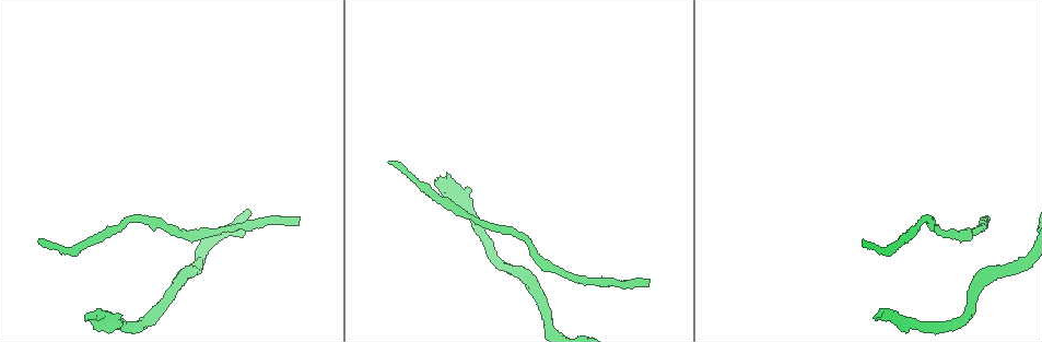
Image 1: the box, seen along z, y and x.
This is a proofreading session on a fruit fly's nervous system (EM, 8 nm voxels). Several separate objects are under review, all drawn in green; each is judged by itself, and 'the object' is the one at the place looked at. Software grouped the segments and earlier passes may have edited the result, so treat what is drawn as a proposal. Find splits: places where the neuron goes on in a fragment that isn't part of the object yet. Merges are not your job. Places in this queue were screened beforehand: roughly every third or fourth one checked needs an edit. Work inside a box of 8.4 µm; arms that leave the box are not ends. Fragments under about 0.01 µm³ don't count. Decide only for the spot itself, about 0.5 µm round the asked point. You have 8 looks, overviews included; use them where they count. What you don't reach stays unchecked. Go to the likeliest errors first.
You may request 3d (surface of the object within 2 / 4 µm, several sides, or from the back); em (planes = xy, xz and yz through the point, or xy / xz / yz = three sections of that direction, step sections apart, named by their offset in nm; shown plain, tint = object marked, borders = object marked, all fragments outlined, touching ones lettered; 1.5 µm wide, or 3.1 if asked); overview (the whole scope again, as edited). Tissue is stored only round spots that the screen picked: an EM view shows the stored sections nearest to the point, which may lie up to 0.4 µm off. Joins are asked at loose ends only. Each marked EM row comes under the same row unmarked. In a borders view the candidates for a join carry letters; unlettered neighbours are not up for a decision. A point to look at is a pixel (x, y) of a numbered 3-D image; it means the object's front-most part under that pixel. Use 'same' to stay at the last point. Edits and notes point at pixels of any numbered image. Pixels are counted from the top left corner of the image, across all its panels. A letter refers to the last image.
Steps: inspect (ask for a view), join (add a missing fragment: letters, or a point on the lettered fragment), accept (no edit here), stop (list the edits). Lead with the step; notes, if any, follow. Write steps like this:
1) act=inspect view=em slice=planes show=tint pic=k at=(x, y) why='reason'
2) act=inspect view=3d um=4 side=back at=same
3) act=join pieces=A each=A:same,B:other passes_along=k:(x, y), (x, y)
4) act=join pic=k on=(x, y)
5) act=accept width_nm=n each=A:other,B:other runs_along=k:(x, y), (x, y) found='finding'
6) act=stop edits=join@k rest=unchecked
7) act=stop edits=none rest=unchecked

act=inspect view=em slice=planes show=borders pic=1 at=(440, 179) why='long arm stops here'

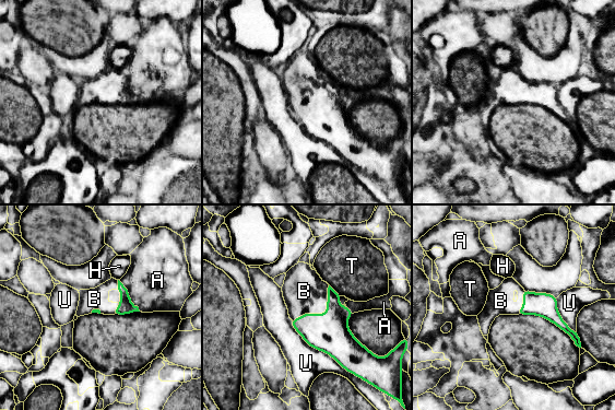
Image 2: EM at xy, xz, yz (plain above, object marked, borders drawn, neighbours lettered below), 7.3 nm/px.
act=join pieces=B longest_contact=U:600nm each=A:other,B:same,H:other,T:other,U:other found='it goes on there'

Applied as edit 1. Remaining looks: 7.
act=inspect view=overview

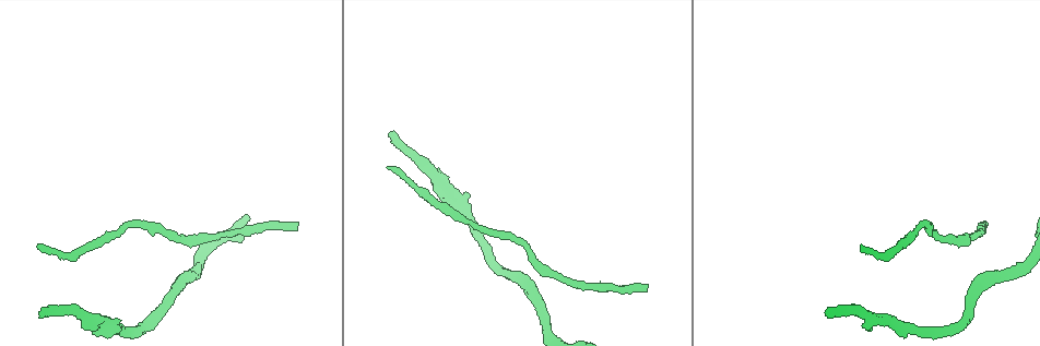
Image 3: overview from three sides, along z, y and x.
act=inspect view=3d um=2 pic=3 at=(296, 228) why='end of a long branch'

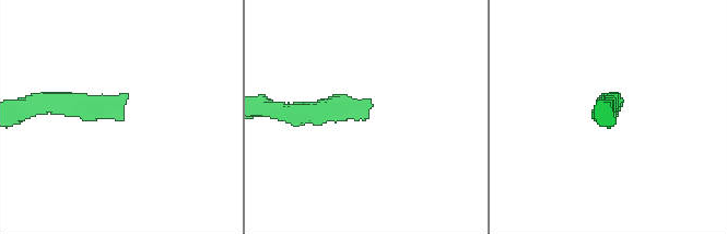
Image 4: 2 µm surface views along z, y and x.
act=inspect view=em slice=xz step=8 show=borders pic=4 at=(122, 117) why='need the tissue'

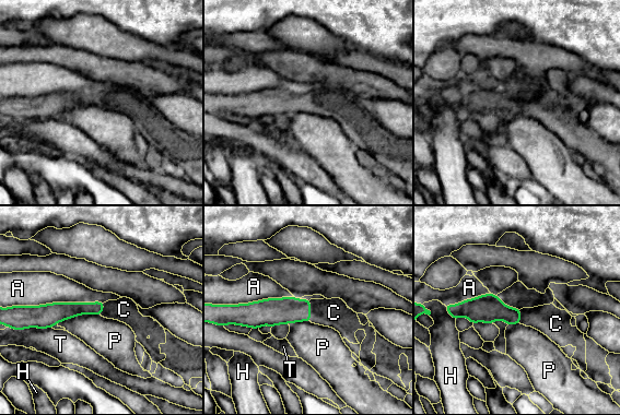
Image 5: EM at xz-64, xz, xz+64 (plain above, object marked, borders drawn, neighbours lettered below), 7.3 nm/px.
act=inspect view=em slice=planes show=borders at=same

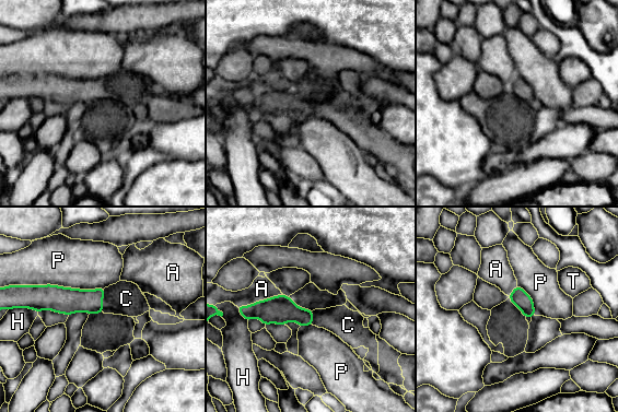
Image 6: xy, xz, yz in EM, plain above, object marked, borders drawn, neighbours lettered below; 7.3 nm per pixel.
act=join pieces=C each=A:other,C:same,H:other,P:other,T:other passes_along=6:(68, 301), (102, 299), (126, 298) found='the neuron continues'

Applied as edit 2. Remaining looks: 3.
act=inspect view=overview why='see it whole again'

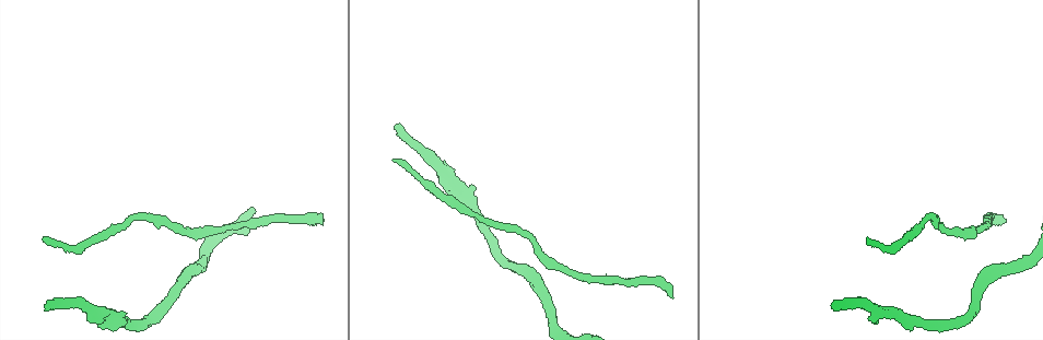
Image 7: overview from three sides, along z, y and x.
act=inspect view=3d um=4 pic=7 at=(44, 238) why='an open end'

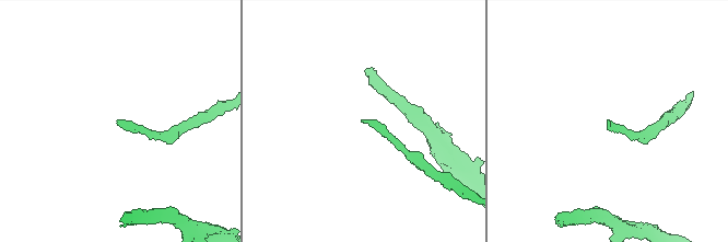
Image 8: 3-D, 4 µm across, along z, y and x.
act=inspect view=em slice=planes show=borders pic=8 at=(608, 119) why='shape alone is not enough'

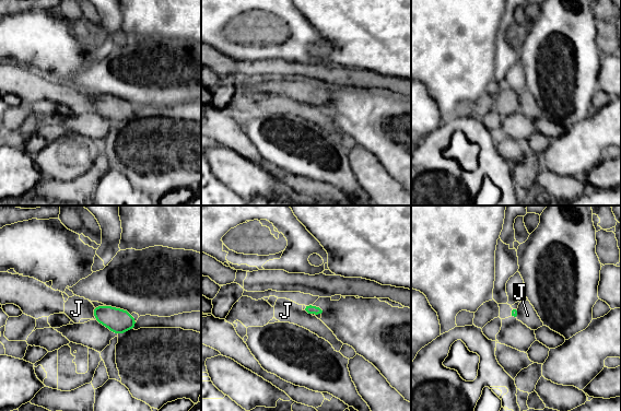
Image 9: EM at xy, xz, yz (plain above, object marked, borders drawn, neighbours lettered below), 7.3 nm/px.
act=accept longest_contact=J:100nm each=J:other border=9:(93, 307), (93, 317), (95, 319) found='no lettered fragment goes on from it'

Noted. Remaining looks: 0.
act=stop edits=join@2,join@6 rest=unchecked

